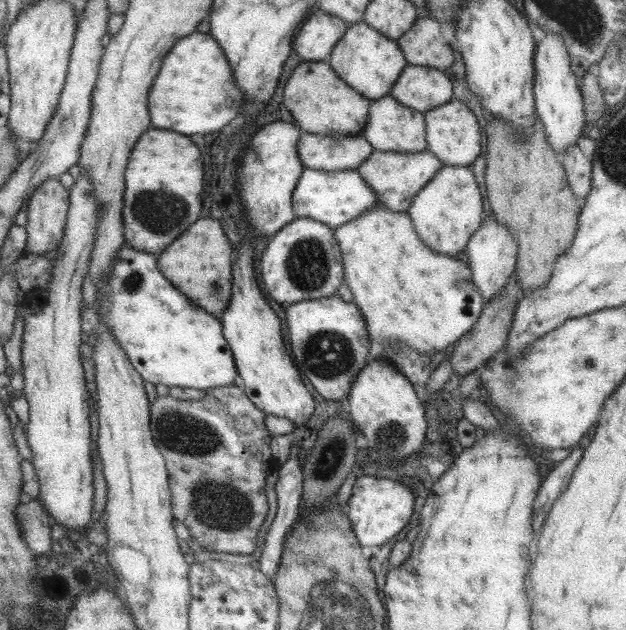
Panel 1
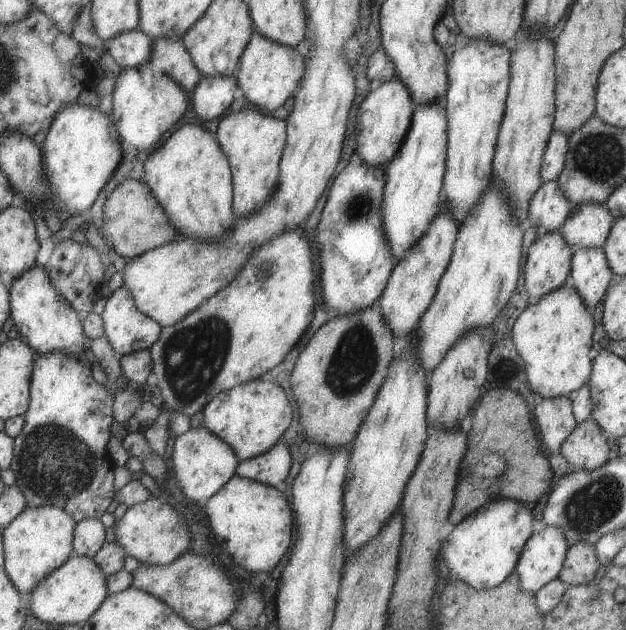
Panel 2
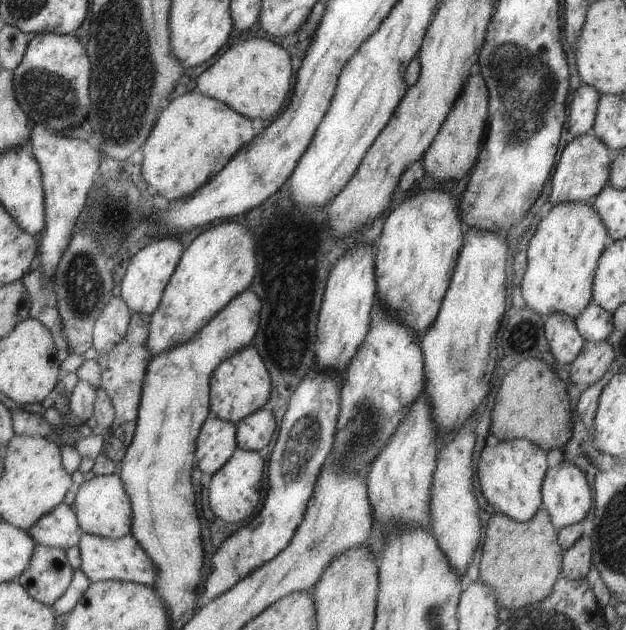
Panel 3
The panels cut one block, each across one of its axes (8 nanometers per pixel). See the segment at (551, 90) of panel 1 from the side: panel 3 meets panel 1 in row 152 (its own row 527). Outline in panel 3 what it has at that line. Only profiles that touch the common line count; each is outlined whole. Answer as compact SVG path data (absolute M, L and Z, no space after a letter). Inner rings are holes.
M565 460L545 471L540 491L542 507L548 512L556 530L579 522L585 518L589 508L591 508L591 488L589 488L586 476L578 466Z

